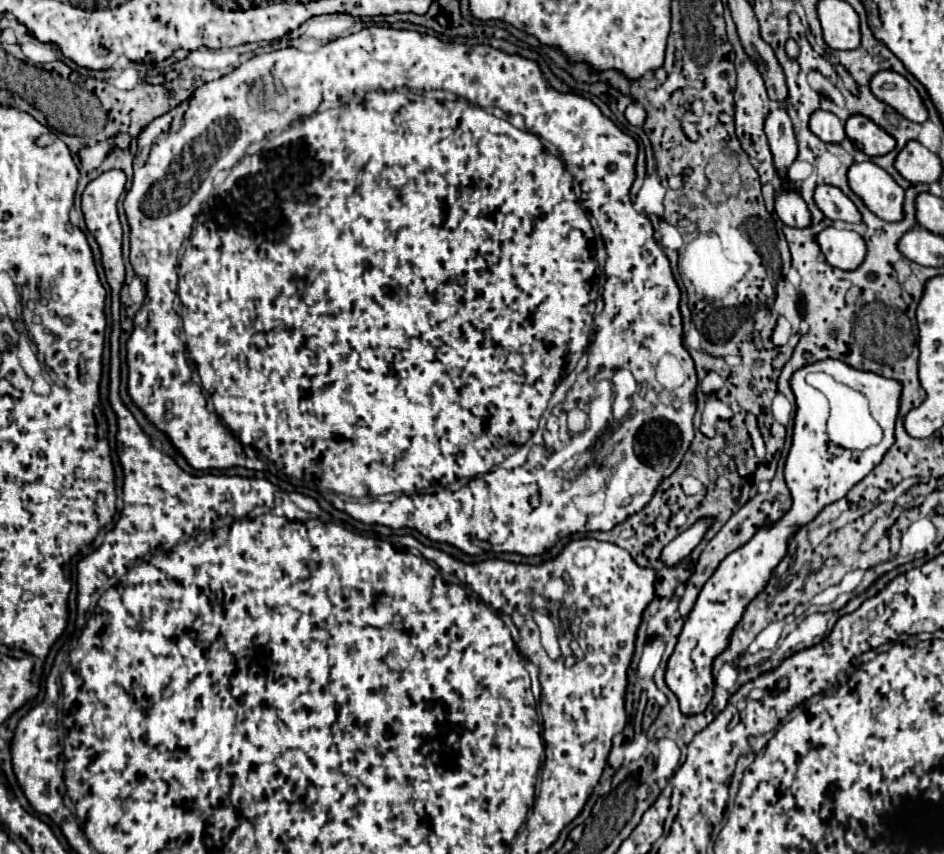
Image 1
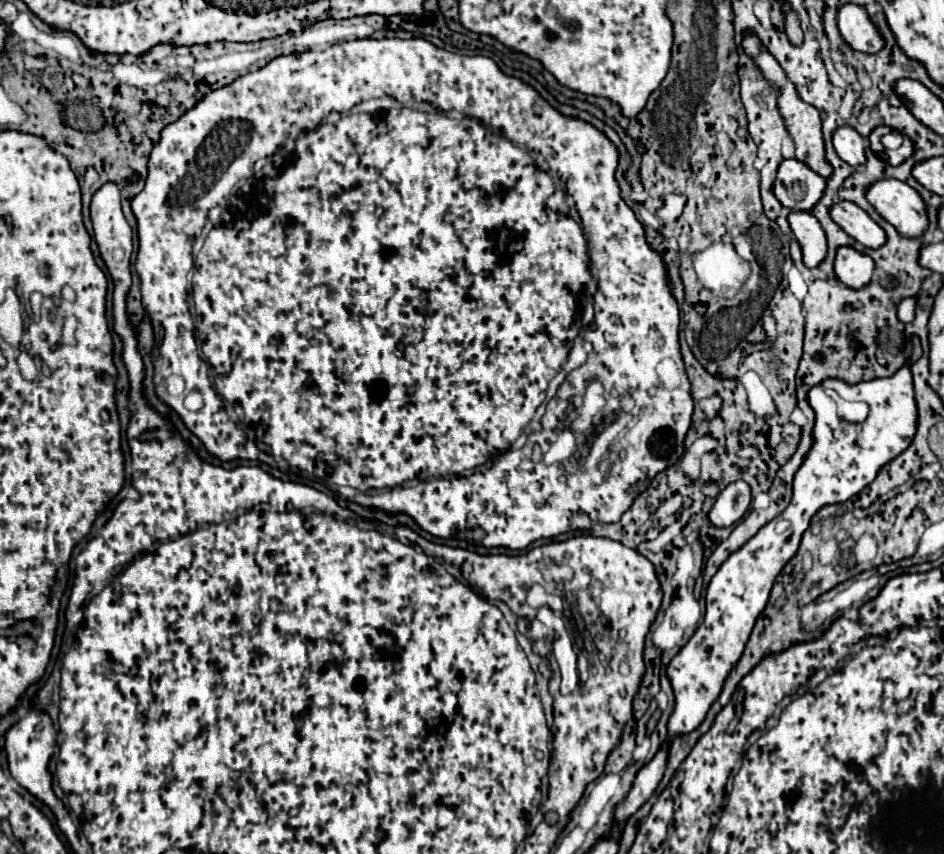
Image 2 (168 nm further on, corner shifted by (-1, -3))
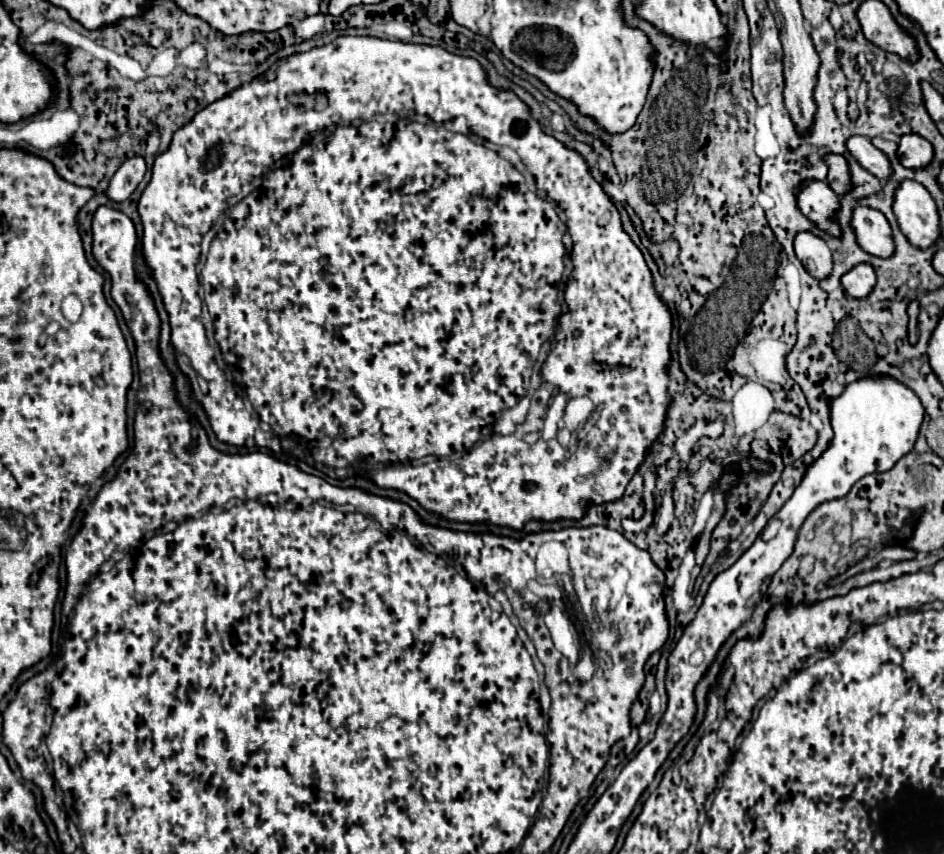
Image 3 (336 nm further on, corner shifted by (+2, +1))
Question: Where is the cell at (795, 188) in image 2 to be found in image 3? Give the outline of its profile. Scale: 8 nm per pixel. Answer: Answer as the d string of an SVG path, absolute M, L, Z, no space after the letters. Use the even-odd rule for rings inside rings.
M804 179L796 193L796 203L798 209L810 221L820 225L820 229L824 229L834 237L840 237L840 229L832 221L832 213L836 211L838 205L838 195L828 187L828 183L816 179Z

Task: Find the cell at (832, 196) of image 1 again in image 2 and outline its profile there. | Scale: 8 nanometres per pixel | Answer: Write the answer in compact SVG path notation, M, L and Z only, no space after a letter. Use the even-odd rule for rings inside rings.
M843 201L833 205L831 209L831 219L857 243L861 243L867 249L879 249L885 245L887 235L885 231L855 203Z

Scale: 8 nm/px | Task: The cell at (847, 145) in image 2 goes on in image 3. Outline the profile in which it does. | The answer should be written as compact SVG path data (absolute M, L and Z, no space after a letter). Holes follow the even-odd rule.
M852 135L846 141L846 149L850 151L850 155L872 175L876 175L878 179L888 177L890 169L888 169L888 159L882 151L878 151L868 137L860 137L860 135Z

